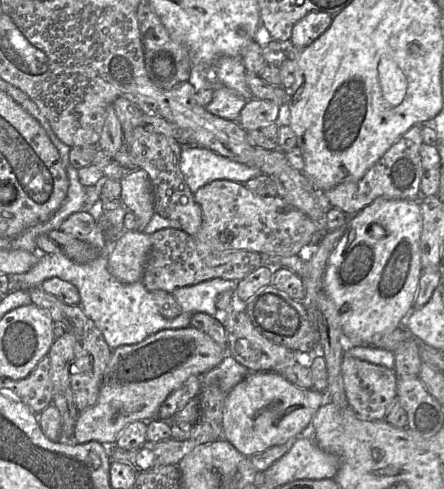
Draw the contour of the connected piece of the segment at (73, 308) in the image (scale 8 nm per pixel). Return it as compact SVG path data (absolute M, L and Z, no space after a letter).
M41 287L30 289L31 303L46 310L53 321L61 322L65 332L75 338L74 359L70 366L70 388L73 393L74 403L78 412L96 404L103 375L110 361L112 349L106 343L102 333L88 318L79 305L67 305L56 296L44 292Z

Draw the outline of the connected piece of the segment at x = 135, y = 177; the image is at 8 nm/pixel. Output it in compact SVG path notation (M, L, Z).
M139 168L122 177L120 183L120 199L137 216L137 231L144 232L156 213L149 176L145 170Z

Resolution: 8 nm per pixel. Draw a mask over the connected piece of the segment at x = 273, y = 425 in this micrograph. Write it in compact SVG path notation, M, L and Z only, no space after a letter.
M274 371L249 373L228 393L223 408L223 437L246 457L297 438L308 427L318 409L332 403L327 391L303 389Z

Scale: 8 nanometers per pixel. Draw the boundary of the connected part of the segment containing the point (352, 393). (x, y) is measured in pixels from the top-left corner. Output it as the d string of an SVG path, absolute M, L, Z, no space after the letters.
M343 352L341 364L345 395L357 417L363 420L382 420L397 397L397 376L394 369L372 364Z

